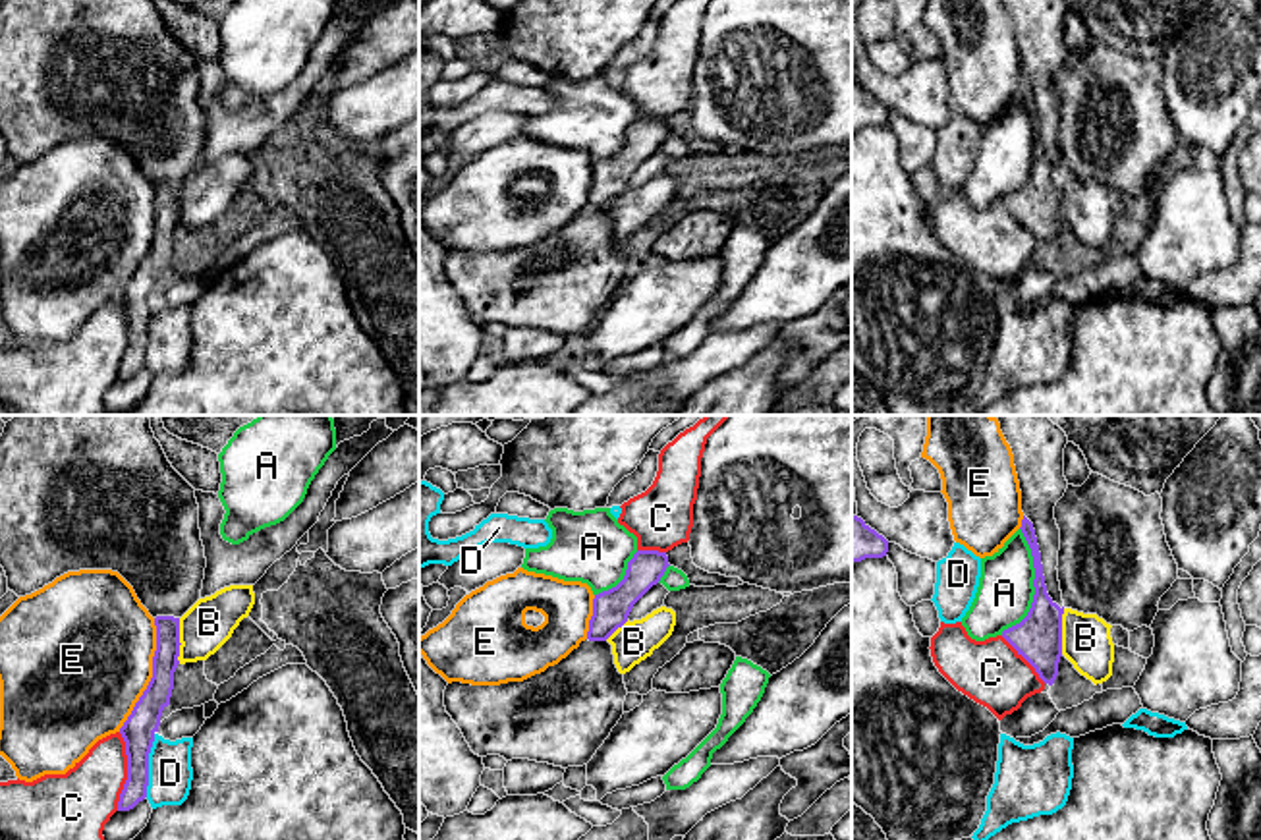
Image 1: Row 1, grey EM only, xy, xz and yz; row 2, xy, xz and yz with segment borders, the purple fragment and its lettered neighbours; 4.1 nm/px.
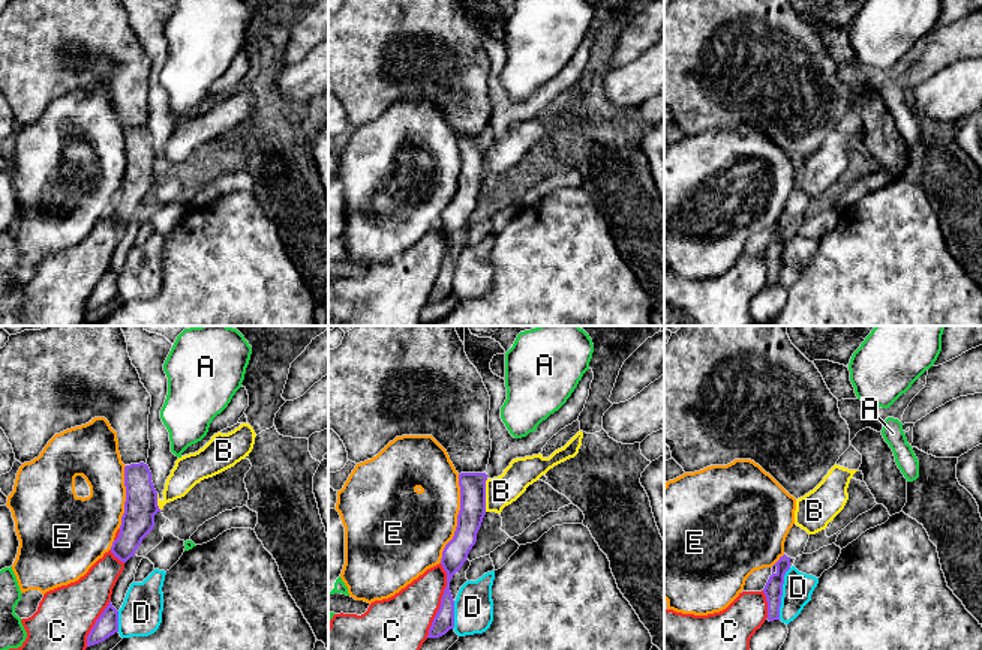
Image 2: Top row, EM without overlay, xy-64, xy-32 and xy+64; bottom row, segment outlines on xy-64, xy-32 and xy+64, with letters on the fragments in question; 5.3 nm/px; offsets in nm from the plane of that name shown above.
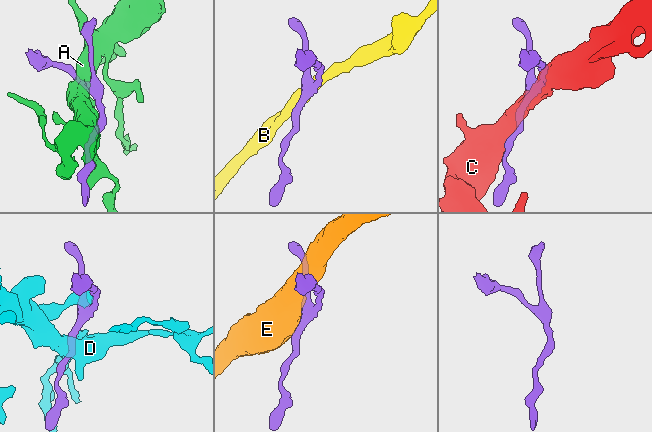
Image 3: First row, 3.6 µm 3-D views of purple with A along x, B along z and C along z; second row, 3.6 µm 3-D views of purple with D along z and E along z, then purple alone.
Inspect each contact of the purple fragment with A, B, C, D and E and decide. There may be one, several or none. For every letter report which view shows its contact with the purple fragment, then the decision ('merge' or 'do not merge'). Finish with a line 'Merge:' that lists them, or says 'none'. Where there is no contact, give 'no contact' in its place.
A: yz | do not merge
B: xy | do not merge
C: xy | do not merge
D: xy | do not merge
E: xy | do not merge
Merge: none

